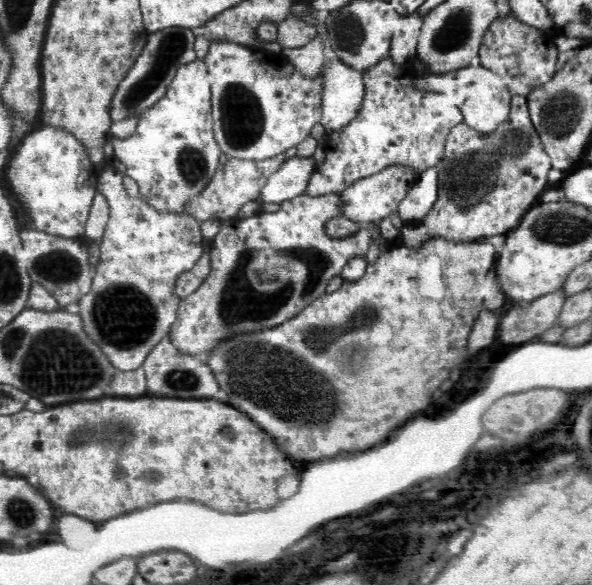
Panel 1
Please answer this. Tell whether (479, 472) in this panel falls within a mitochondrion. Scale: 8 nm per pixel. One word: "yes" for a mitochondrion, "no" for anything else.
no

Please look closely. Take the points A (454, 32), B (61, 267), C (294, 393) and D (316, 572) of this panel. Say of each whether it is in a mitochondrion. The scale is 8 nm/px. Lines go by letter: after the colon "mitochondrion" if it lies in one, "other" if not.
A: mitochondrion
B: mitochondrion
C: mitochondrion
D: other

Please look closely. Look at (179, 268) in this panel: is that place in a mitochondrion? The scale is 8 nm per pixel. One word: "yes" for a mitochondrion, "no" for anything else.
no

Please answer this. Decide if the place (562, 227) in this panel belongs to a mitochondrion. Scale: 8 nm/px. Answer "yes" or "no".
yes

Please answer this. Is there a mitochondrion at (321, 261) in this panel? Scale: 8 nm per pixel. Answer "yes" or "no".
yes

